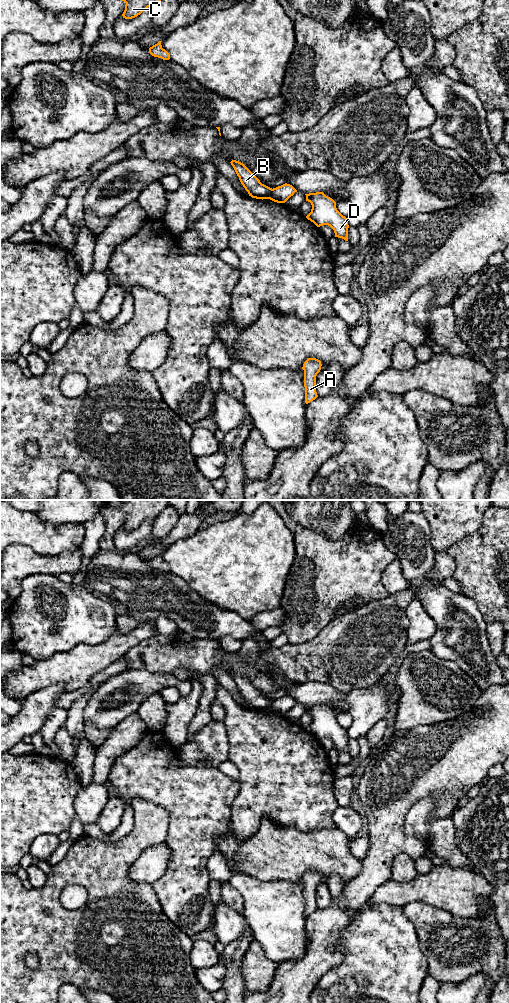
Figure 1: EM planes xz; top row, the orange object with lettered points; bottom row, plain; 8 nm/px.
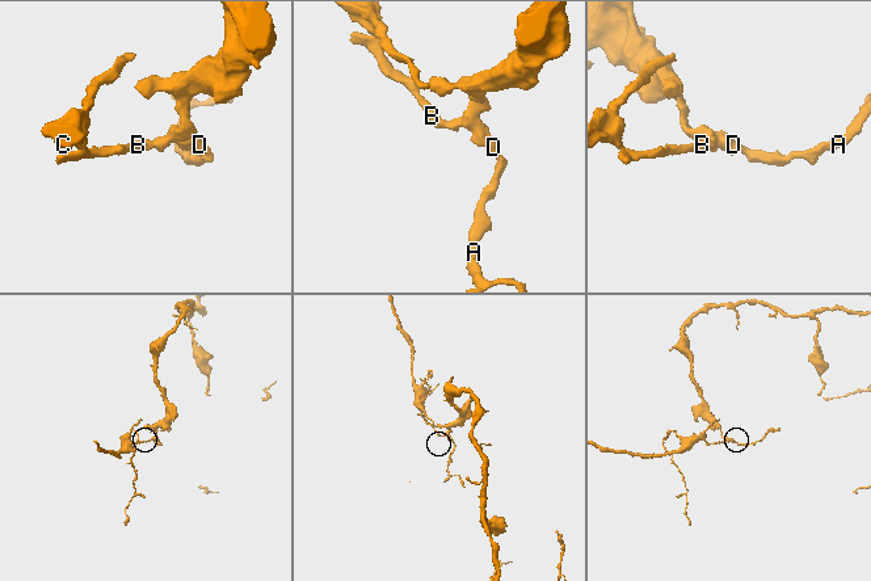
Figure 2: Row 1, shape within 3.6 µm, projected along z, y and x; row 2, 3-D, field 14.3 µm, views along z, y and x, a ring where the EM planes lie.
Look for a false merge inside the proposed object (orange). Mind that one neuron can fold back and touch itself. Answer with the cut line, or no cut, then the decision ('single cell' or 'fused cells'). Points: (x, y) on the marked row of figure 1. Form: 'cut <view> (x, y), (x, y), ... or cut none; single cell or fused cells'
cut xz (272, 189), (268, 198); fused cells

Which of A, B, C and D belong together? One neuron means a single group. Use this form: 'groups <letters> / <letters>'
groups A D / B C

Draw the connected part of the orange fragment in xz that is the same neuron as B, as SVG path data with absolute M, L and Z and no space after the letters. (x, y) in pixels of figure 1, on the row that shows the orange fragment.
M232 160L230 163L249 196L262 200L270 198L272 188L262 184L243 163L236 160Z

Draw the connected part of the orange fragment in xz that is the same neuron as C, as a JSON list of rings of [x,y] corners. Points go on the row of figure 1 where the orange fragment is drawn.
[[[122,0],[126,3],[122,14],[125,19],[132,19],[140,15],[148,7],[156,7],[161,0]]]

